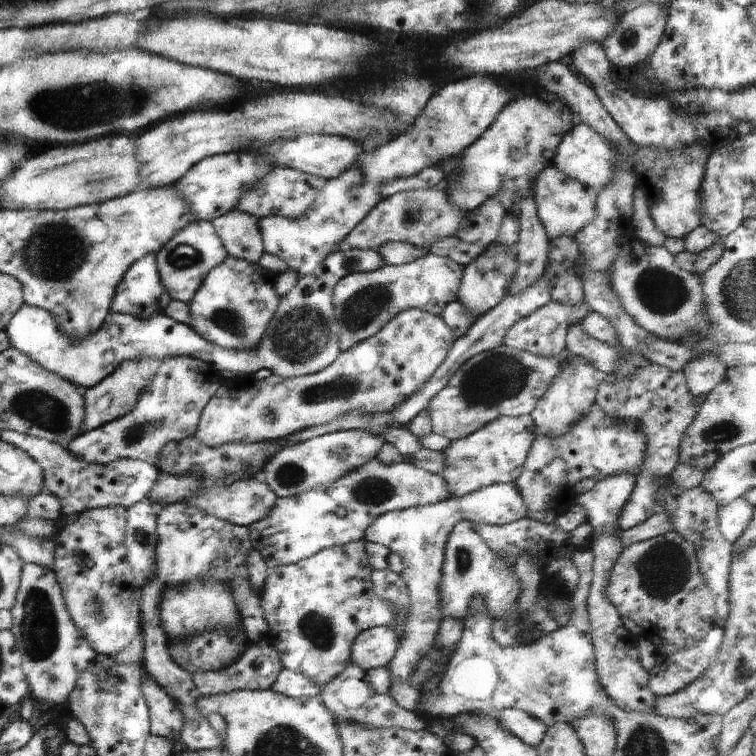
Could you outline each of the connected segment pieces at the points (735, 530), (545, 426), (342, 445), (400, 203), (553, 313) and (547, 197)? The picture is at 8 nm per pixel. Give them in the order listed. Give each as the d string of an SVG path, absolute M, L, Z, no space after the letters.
M737 498L729 505L720 505L718 517L719 531L733 542L746 530L752 520L754 508L745 498Z
M573 356L568 363L565 362L560 374L552 381L547 393L540 398L530 414L535 422L535 434L538 437L561 437L568 434L568 431L591 412L599 385L594 372L595 366L582 357Z
M363 429L326 433L284 446L263 466L260 478L272 489L277 498L295 497L318 487L326 487L335 478L340 478L340 475L362 466L377 456L384 443L385 440L380 435Z
M438 187L402 191L382 198L380 202L344 238L348 249L378 250L385 242L400 241L428 248L440 238L454 234L468 212L457 209Z
M548 300L532 314L513 324L506 333L503 344L510 348L531 352L532 354L547 357L554 356L566 349L569 328L584 320L585 316L589 313L587 309L585 302L574 306L563 302Z
M554 164L547 166L535 178L532 194L540 222L544 225L549 240L558 235L575 236L595 217L597 194L594 188L570 178Z

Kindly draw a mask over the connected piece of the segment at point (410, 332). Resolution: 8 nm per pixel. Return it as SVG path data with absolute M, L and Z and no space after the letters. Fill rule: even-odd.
M420 309L400 311L387 322L374 336L363 340L356 346L346 349L326 368L307 375L282 378L276 373L267 379L253 380L246 374L232 380L223 380L216 394L203 408L196 435L200 442L218 448L229 442L255 443L260 441L280 441L295 433L342 420L347 414L390 413L411 397L434 371L444 362L455 338L446 326L441 315L433 315Z

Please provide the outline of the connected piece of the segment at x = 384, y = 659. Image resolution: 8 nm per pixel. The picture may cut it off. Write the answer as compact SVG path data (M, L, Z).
M374 627L360 632L351 648L351 660L363 671L388 667L399 647L399 636L392 627Z

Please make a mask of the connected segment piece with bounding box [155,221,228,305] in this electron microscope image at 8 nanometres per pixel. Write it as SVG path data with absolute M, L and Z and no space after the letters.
M192 221L176 233L156 254L157 269L173 300L187 305L204 282L206 275L227 257L220 237L210 221Z

